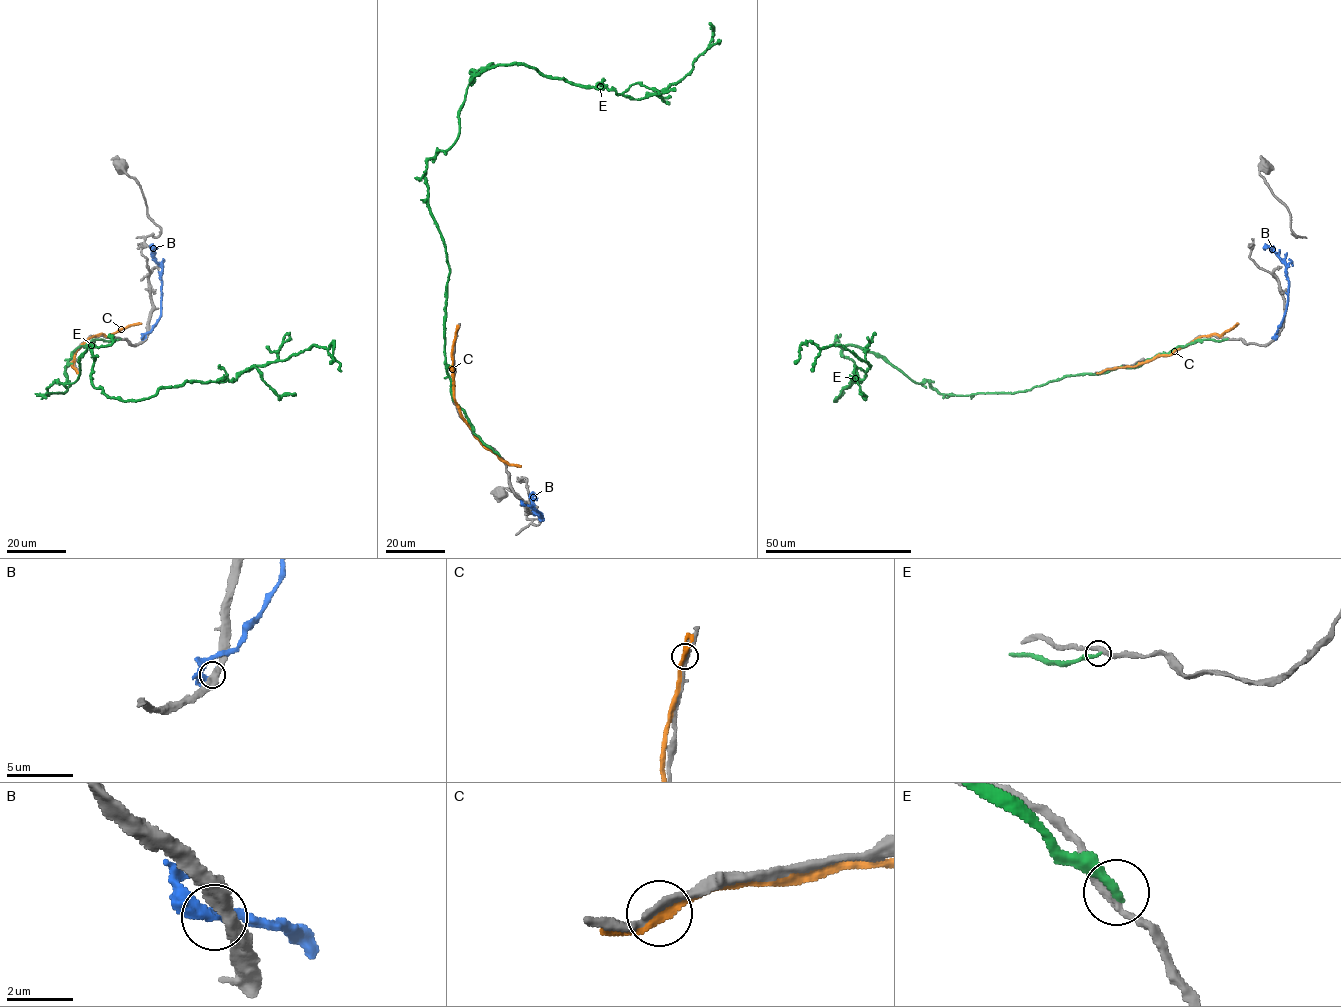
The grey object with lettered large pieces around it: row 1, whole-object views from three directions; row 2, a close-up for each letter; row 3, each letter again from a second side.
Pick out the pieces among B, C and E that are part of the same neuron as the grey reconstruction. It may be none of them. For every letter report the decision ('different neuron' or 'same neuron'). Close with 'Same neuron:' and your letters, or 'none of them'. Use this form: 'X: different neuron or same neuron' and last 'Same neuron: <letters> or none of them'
B: different neuron
C: different neuron
E: different neuron
Same neuron: none of them

